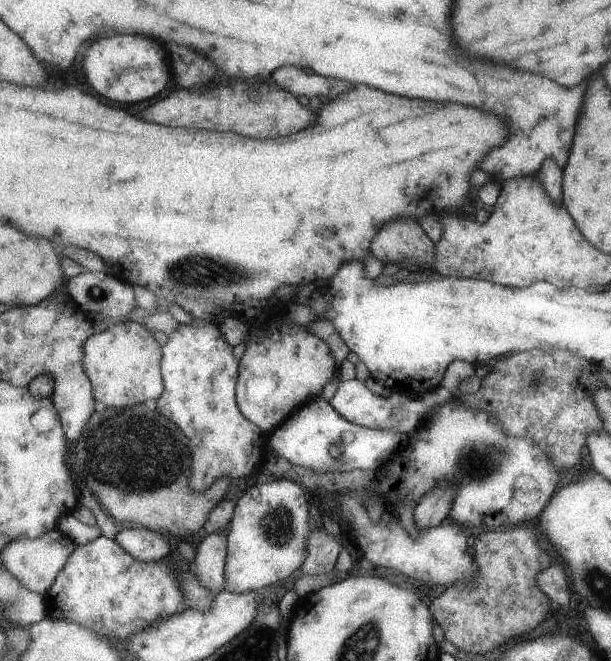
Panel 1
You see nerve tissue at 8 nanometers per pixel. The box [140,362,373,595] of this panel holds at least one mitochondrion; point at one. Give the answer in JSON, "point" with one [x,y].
{"point":[277,526]}

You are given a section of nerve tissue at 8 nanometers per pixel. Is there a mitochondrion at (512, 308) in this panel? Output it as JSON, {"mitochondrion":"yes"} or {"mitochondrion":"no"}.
{"mitochondrion":"no"}

